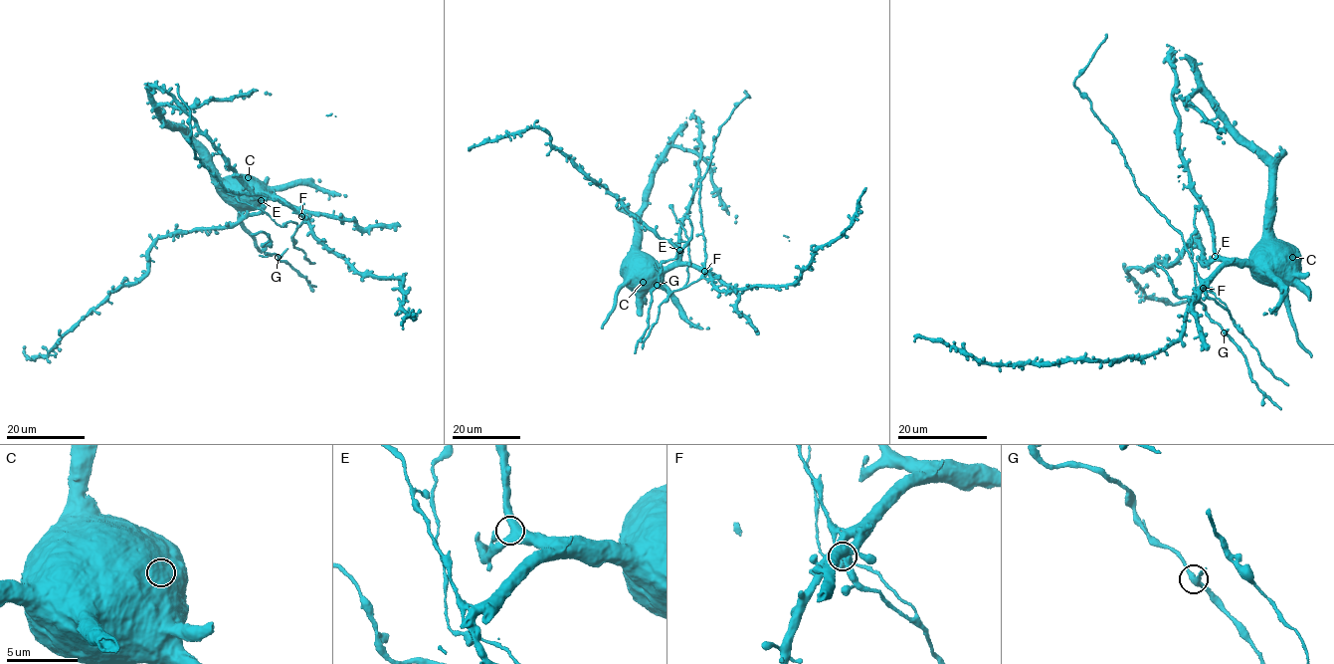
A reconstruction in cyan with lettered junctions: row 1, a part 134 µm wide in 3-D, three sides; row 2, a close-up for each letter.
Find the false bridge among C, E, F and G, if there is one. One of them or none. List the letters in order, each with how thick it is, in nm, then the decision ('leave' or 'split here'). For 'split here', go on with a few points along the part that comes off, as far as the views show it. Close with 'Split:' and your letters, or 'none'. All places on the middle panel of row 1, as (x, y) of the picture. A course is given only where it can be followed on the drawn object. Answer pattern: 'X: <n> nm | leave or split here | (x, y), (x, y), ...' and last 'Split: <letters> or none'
C: 440 nm | leave
E: 480 nm | leave
F: 400 nm | leave
G: 340 nm | leave
Split: none

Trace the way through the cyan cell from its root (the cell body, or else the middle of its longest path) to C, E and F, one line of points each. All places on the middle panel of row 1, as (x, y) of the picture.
C: (644, 258), (643, 282)
E: (644, 258), (666, 268), (677, 260), (679, 250)
F: (644, 258), (670, 269), (686, 264), (704, 271)

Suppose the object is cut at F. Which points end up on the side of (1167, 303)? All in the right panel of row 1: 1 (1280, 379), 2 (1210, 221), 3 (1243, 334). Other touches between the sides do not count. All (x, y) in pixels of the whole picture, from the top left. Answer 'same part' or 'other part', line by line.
1: other part
2: same part
3: other part

